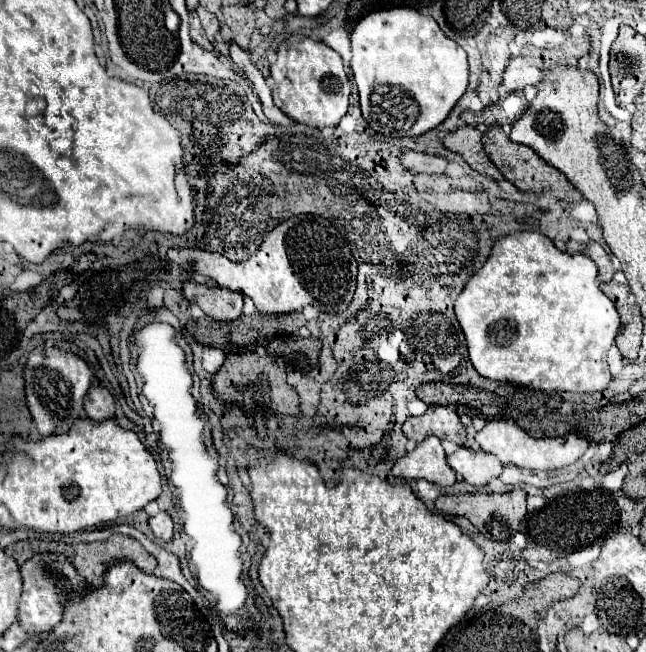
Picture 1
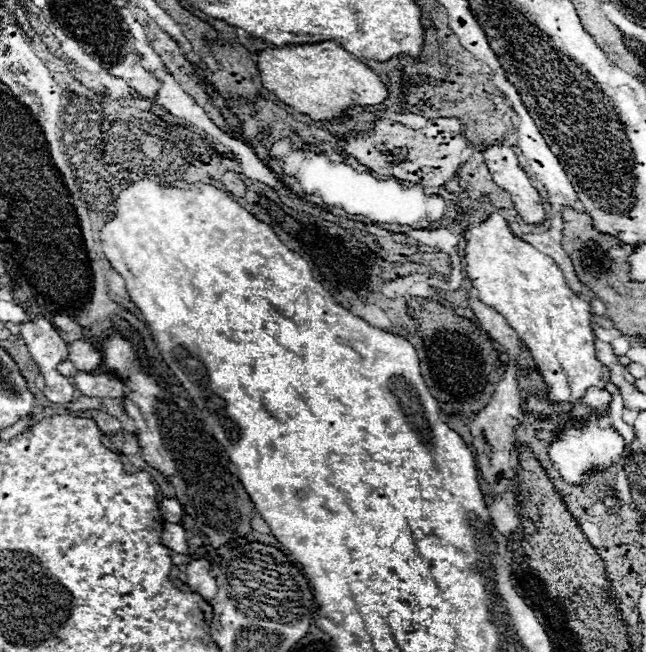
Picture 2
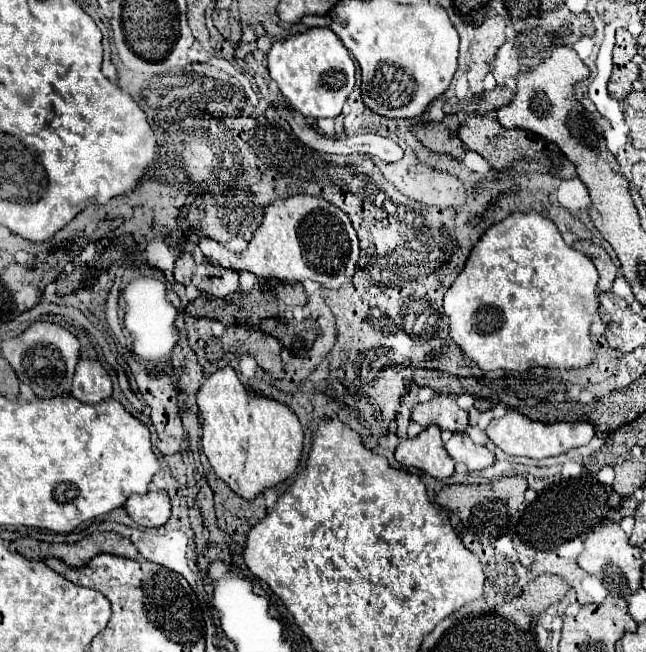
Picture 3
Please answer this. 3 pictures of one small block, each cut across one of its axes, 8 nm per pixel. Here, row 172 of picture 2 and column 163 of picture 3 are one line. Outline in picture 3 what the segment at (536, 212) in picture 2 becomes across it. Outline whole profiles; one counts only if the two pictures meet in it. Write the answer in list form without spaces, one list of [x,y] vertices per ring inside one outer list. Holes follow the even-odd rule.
[[[166,492],[132,494],[126,502],[126,510],[132,520],[146,528],[160,528],[170,518],[170,498]]]

